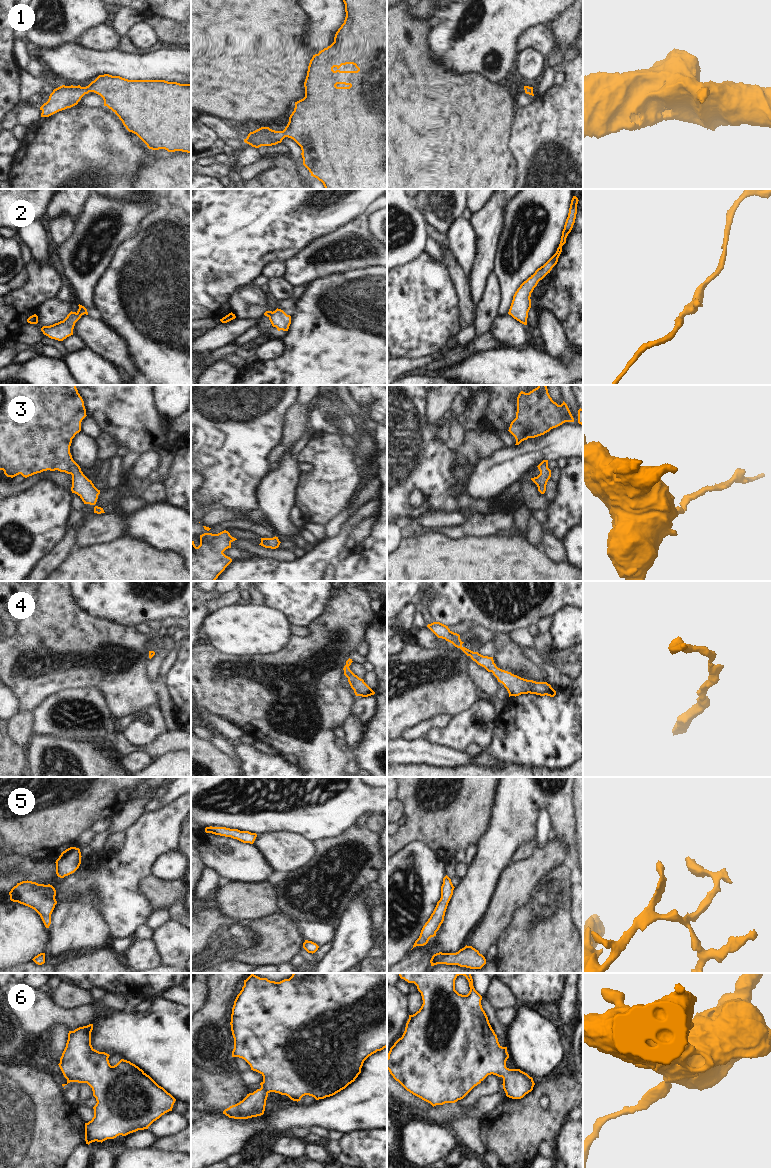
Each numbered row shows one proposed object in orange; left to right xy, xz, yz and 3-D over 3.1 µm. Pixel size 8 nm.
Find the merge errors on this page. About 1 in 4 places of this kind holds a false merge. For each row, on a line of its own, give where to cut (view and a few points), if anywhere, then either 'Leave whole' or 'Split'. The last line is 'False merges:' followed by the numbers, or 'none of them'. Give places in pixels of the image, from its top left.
1: No split. Leave whole
2: No split. Leave whole
3: No split. Leave whole
4: No split. Leave whole
5: No split. Leave whole
6: No split. Leave whole
False merges: none of them.

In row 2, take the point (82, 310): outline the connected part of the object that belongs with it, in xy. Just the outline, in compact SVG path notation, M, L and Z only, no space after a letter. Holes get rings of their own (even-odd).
M80 304L78 306L78 311L71 311L63 321L50 326L43 326L41 328L43 334L58 341L63 341L67 337L73 335L75 323L81 318L82 315L88 315L87 309L84 306Z

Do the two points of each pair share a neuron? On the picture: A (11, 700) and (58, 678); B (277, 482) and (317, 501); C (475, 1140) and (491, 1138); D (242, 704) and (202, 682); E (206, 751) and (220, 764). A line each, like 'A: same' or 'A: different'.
A: different
B: different
C: different
D: same
E: same

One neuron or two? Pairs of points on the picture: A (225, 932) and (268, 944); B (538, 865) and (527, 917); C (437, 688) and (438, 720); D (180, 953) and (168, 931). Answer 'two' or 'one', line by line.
A: one
B: two
C: two
D: one

